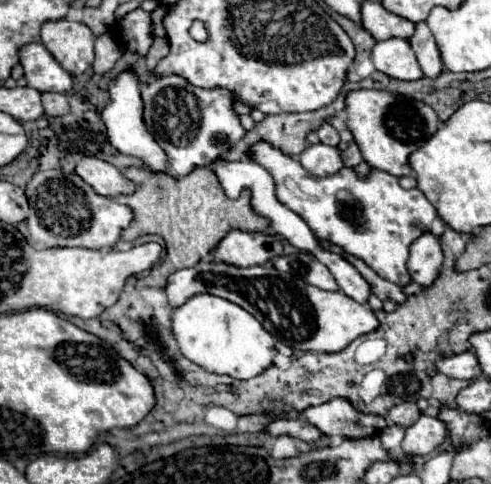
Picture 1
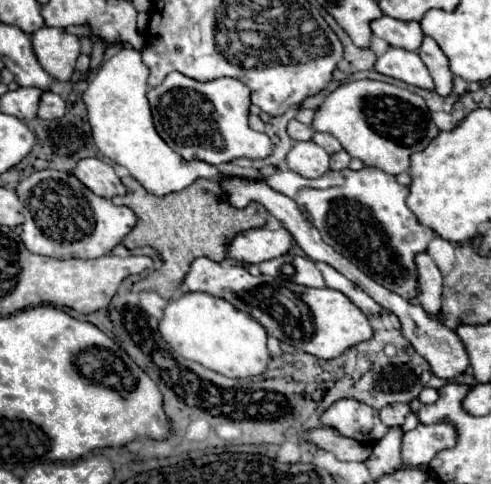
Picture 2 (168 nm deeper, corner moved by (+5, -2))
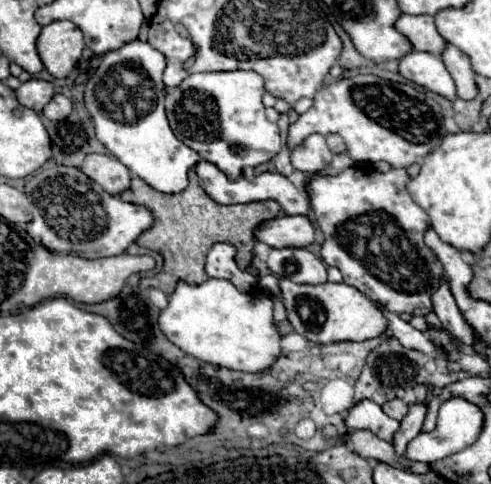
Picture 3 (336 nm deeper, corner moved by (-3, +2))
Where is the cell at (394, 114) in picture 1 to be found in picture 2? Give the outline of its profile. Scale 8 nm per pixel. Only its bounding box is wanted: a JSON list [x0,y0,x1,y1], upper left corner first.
[310,79,438,175]

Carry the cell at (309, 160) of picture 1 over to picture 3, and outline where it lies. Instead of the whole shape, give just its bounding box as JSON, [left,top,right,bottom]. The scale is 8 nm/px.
[292,135,332,173]

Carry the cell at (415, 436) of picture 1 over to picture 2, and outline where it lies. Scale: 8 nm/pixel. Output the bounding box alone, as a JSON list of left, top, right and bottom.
[402,423,456,467]

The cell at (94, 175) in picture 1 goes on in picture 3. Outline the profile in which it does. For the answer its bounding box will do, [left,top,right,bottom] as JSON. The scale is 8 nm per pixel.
[80,155,130,195]

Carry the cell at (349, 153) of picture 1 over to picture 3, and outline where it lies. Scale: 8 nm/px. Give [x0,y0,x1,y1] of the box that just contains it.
[320,153,354,175]

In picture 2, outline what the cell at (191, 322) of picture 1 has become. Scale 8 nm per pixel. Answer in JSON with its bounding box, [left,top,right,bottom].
[158,291,270,377]

